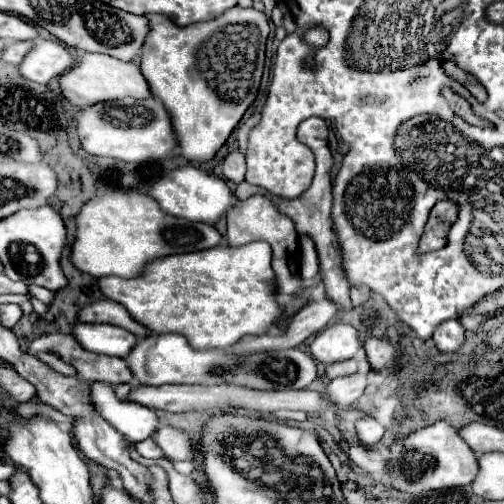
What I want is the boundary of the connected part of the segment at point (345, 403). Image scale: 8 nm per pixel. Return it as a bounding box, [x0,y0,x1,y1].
[324,373,366,407]

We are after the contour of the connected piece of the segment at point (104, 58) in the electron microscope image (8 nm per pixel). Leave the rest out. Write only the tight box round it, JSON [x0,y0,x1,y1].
[58,53,150,107]

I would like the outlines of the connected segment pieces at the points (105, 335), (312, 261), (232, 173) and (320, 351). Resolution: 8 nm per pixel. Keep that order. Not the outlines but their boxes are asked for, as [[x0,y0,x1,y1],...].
[[72,323,136,357],[300,237,318,279],[224,151,246,185],[310,323,362,365]]

